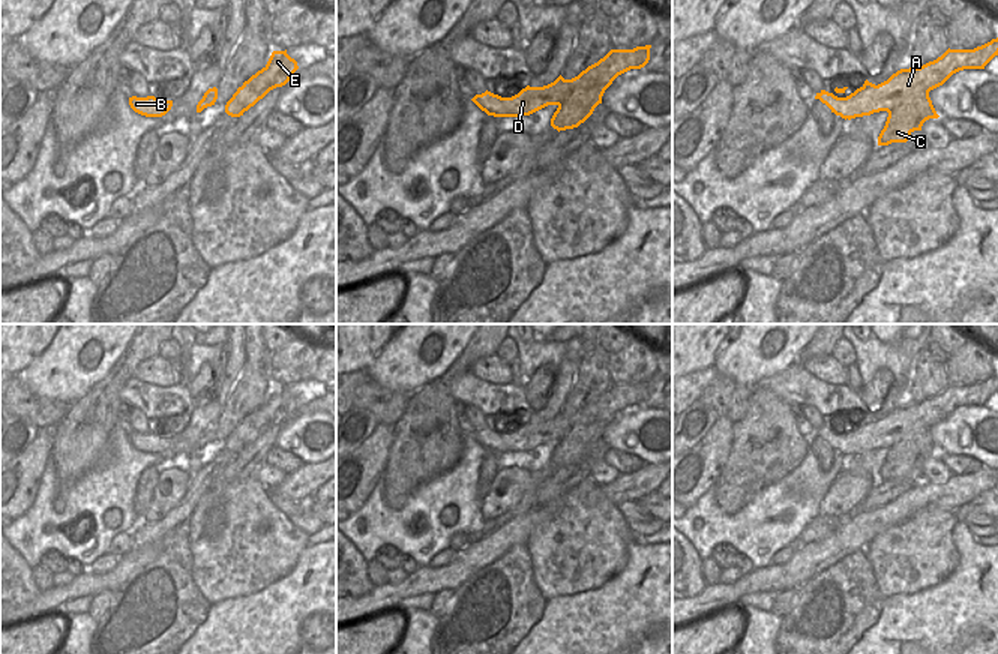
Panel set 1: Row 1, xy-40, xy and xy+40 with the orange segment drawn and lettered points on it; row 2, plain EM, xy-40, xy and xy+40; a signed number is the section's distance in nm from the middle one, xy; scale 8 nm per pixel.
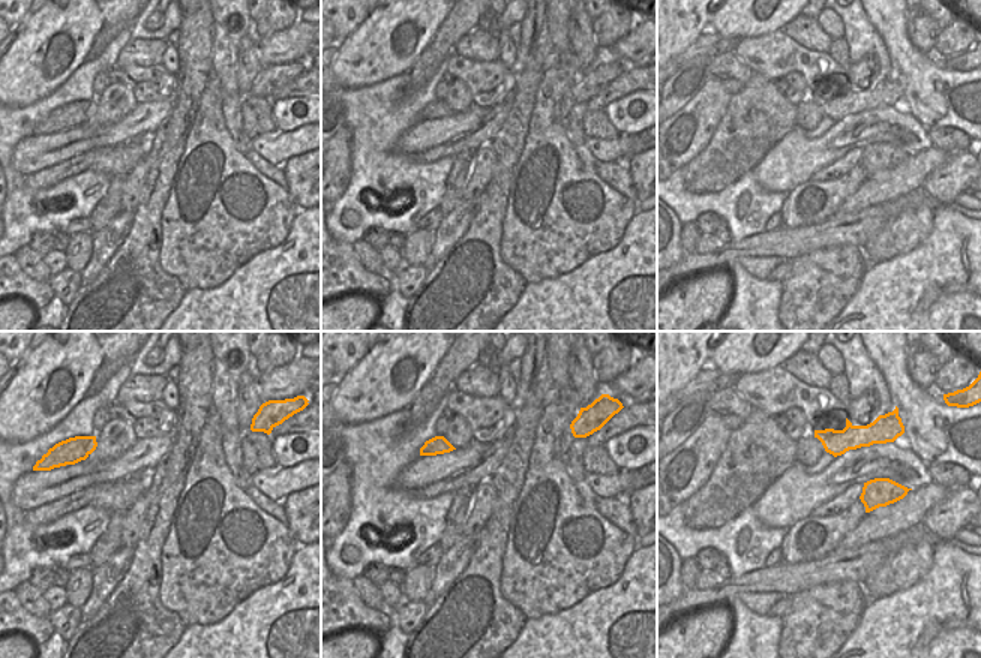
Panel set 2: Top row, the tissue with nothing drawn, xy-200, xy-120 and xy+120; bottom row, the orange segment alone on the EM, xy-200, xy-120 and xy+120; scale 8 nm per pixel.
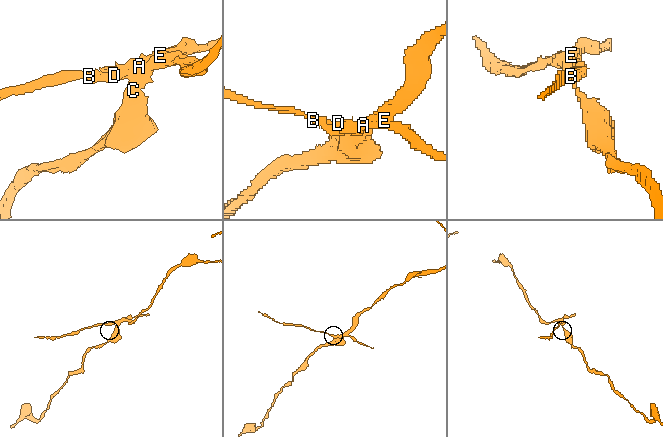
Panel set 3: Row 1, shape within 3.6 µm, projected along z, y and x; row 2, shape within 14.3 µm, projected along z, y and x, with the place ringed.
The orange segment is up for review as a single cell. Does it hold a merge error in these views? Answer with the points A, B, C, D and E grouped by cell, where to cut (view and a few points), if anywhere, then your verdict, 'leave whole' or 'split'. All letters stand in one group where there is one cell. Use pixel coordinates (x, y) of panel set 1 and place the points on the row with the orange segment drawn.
groups A B D E / C; cut xy (608, 86), (578, 87), (559, 105); split

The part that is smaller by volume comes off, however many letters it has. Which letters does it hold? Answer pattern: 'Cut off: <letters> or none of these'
Cut off: A, B, D, E

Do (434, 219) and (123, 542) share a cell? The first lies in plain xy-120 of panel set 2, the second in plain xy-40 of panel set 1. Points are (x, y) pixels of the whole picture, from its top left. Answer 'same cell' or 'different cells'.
same cell

